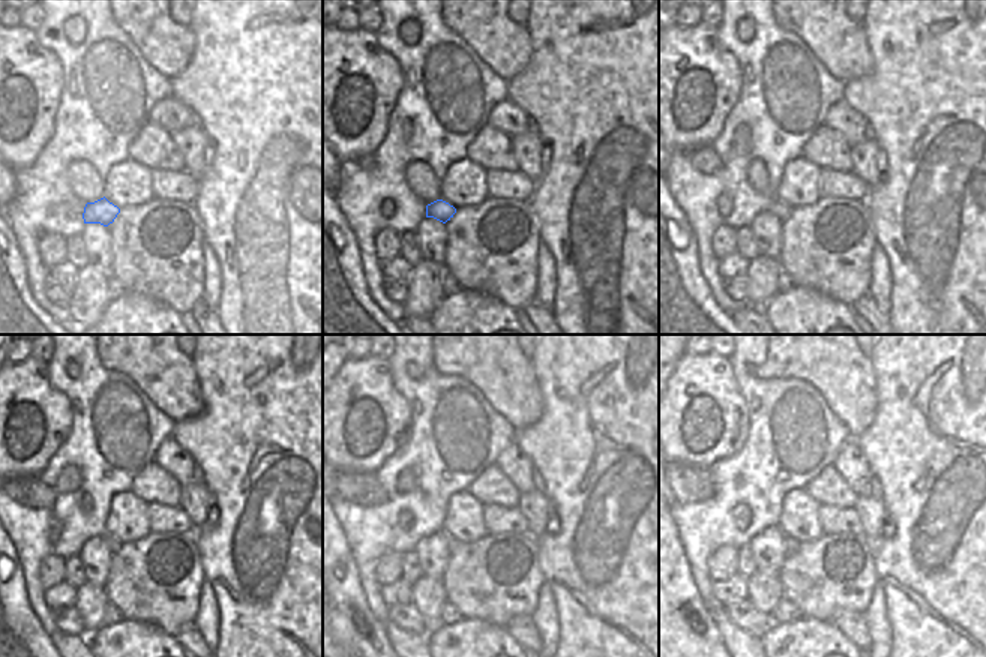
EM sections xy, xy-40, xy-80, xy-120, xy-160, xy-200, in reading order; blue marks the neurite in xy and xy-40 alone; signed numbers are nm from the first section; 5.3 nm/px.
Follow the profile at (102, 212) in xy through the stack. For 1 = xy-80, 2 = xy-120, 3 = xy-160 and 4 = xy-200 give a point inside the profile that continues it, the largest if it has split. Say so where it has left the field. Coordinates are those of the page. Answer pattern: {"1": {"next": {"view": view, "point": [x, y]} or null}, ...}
{"1": {"next": {"view": "xy-80", "point": [781, 210]}}, "2": {"next": {"view": "xy-120", "point": [113, 545]}}, "3": {"next": {"view": "xy-160", "point": [452, 543]}}, "4": {"next": {"view": "xy-200", "point": [791, 545]}}}

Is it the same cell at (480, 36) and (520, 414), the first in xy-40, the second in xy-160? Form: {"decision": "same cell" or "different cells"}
{"decision": "same cell"}

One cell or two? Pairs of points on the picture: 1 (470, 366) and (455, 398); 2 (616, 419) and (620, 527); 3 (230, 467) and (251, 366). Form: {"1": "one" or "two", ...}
{"1": "two", "2": "one", "3": "one"}

